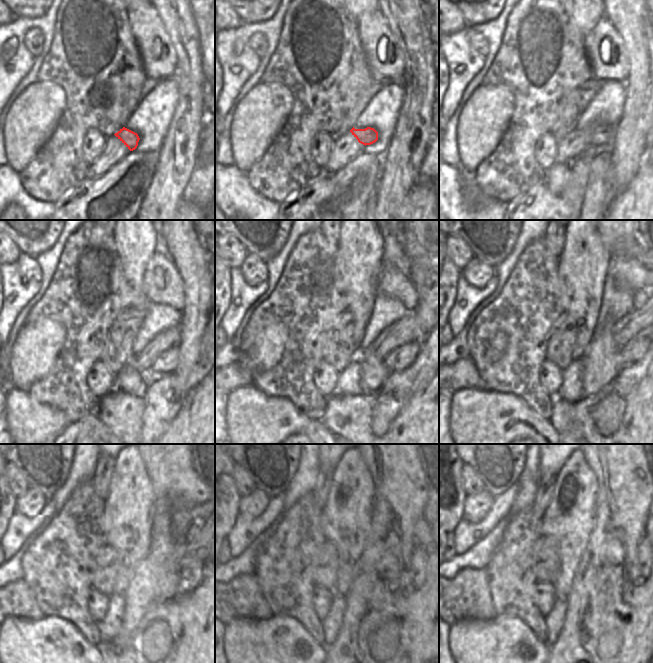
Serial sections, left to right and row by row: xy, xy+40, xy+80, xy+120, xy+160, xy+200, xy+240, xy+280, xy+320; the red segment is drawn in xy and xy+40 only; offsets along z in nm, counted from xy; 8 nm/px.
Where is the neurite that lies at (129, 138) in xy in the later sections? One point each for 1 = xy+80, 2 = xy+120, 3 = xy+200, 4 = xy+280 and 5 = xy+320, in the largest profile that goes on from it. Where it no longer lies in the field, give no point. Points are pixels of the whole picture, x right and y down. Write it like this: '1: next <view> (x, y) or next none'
1: next xy+80 (597, 136)
2: next xy+120 (166, 363)
3: next xy+200 (634, 350)
4: next xy+280 (418, 562)
5: next xy+320 (642, 548)

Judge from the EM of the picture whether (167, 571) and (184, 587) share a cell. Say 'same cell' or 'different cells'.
different cells

